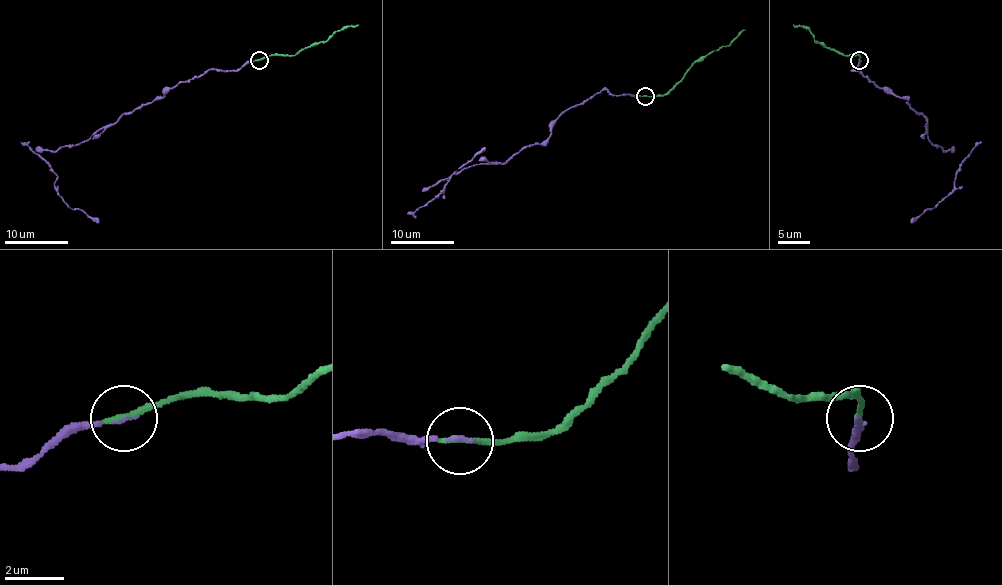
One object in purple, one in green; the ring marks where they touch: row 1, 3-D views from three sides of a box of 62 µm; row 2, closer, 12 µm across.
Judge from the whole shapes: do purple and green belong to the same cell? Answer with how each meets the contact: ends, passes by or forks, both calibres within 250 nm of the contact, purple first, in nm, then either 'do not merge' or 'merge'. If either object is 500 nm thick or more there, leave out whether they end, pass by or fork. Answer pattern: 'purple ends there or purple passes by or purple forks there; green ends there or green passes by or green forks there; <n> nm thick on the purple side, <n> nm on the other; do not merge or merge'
purple ends there; green ends there; 90 nm thick on the purple side, 240 nm on the other; merge

